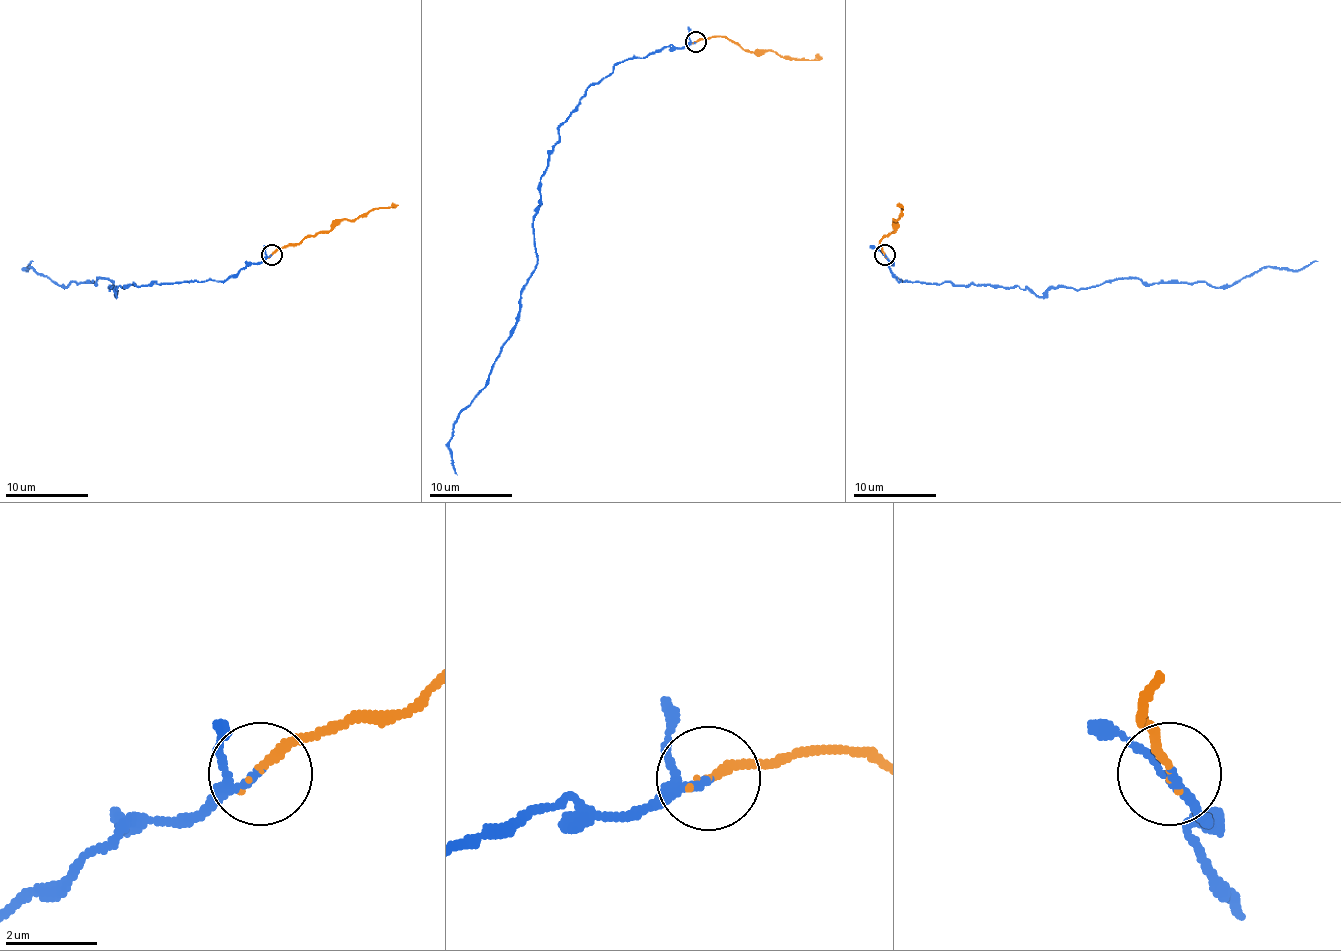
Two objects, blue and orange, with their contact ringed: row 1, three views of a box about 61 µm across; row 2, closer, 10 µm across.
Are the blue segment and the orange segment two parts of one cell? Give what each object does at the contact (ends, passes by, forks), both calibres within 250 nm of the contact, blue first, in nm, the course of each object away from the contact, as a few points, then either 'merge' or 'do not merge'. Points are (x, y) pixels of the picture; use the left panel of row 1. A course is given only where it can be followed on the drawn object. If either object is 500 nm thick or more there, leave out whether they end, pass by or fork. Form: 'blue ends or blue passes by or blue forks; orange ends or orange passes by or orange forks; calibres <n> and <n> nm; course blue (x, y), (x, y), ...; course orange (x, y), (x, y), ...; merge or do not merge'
blue passes by; orange ends; calibres 140 and 180 nm; course blue (271, 254), (221, 281), (134, 283), (120, 285), (115, 296), (111, 281), (64, 287), (26, 271), (32, 260); course orange (271, 254), (327, 231), (344, 219), (365, 217), (375, 208), (394, 208), (398, 204); merge

